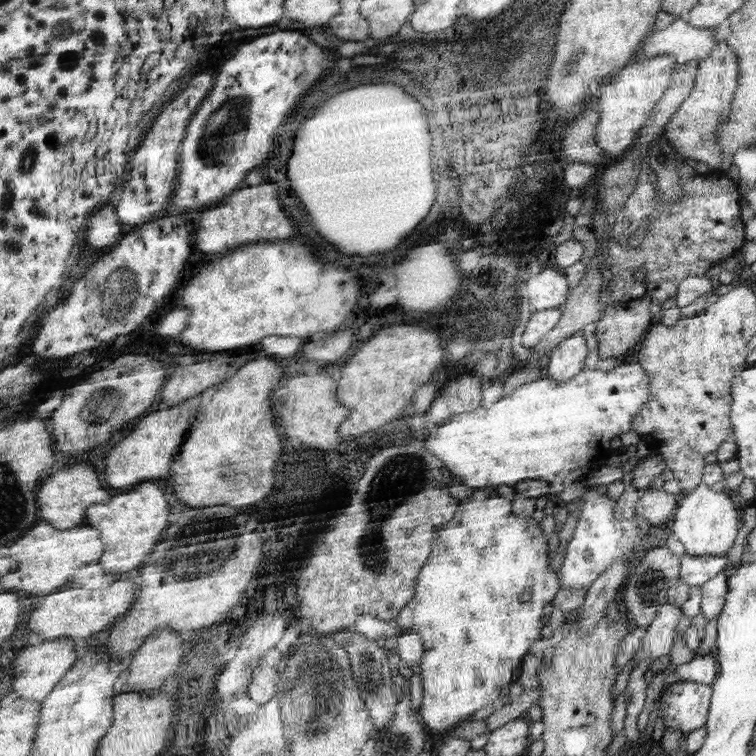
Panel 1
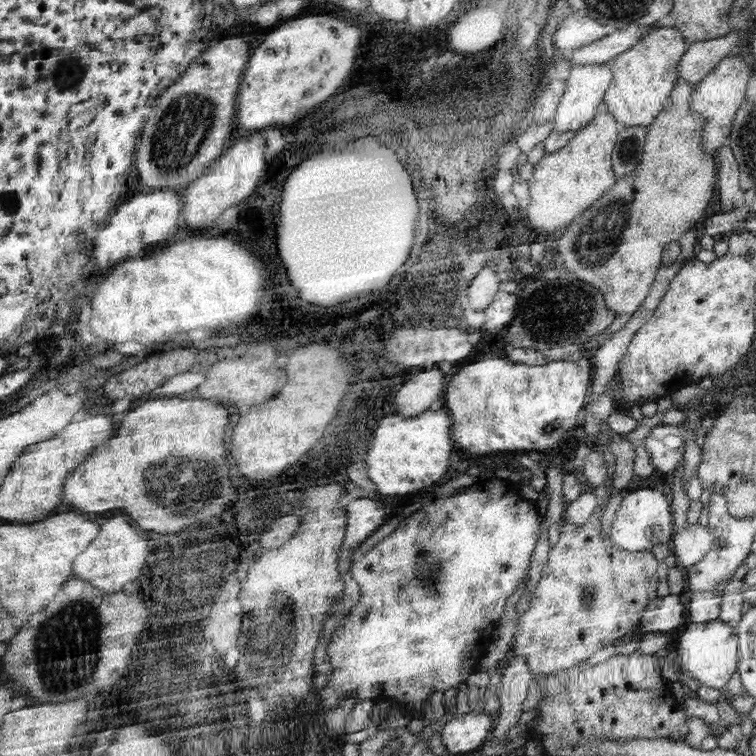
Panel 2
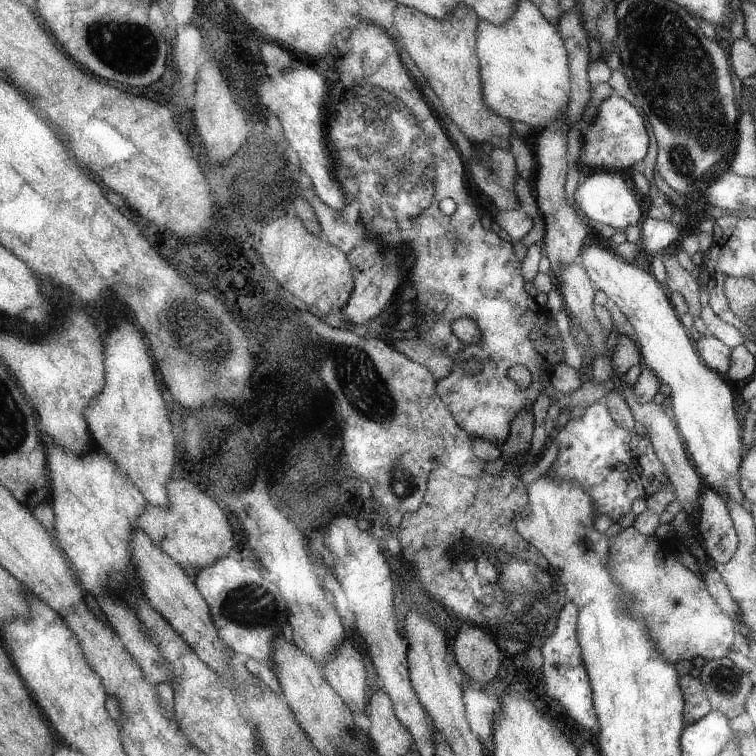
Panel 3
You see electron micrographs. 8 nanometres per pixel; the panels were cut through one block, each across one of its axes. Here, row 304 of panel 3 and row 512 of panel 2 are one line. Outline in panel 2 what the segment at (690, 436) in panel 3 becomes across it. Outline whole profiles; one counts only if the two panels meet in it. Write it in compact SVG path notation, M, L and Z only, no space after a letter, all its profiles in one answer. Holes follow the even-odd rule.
M653 488L643 490L631 490L627 492L627 498L623 500L621 508L617 510L615 522L611 526L611 538L617 546L621 546L627 552L651 552L657 544L671 546L675 540L675 516L673 516L673 502L671 498Z

